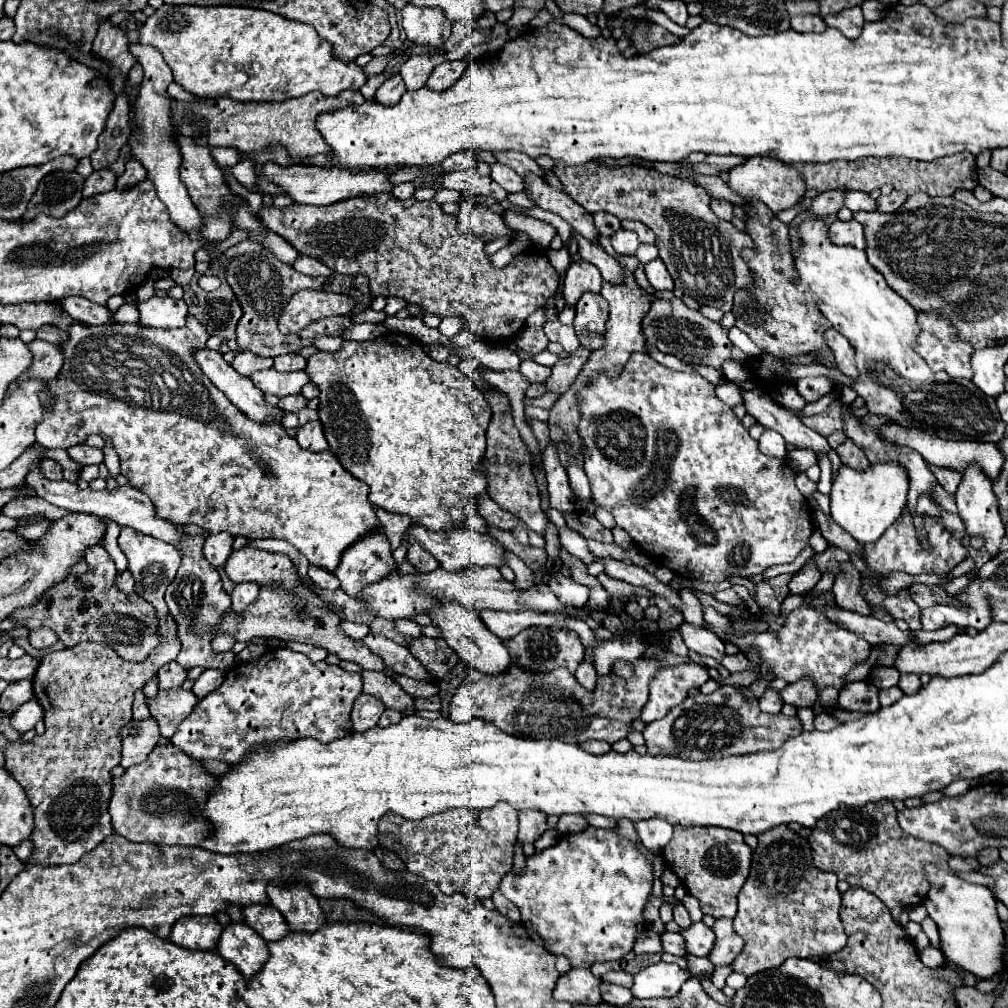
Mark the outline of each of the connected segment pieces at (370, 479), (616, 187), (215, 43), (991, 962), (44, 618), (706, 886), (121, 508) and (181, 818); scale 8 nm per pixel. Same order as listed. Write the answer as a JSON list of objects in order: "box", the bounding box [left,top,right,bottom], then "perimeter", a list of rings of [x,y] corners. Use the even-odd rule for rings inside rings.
[{"box":[307,333,491,531],"perimeter":[[[387,333],[373,341],[345,341],[343,347],[335,353],[319,351],[317,355],[313,355],[307,361],[307,373],[309,373],[311,381],[317,383],[317,387],[321,389],[319,417],[321,417],[321,423],[325,429],[325,437],[329,441],[329,449],[351,475],[355,475],[357,479],[361,479],[363,483],[369,485],[369,501],[373,505],[377,505],[385,511],[391,511],[391,513],[409,515],[413,519],[413,523],[421,523],[423,527],[427,527],[431,531],[465,529],[467,517],[475,511],[475,505],[473,505],[475,495],[483,495],[487,491],[487,475],[481,471],[481,467],[483,467],[483,457],[487,451],[485,431],[487,431],[487,425],[491,419],[491,407],[489,407],[487,399],[483,397],[483,393],[457,367],[451,367],[447,363],[437,363],[409,335]]]},{"box":[553,161,753,313],"perimeter":[[[555,161],[553,173],[561,181],[563,191],[587,213],[605,211],[617,219],[635,219],[647,225],[655,233],[659,257],[671,273],[675,287],[697,303],[713,305],[727,313],[733,307],[733,295],[739,289],[753,287],[753,275],[741,259],[741,251],[753,247],[753,239],[737,231],[729,221],[713,215],[709,207],[711,197],[703,187],[653,169],[631,165],[619,167],[599,161],[581,163],[577,167]]]},{"box":[139,5,367,101],"perimeter":[[[161,5],[141,27],[139,43],[161,51],[171,67],[175,81],[197,97],[231,97],[233,101],[285,101],[303,97],[311,91],[339,95],[345,89],[357,91],[367,77],[355,63],[337,61],[327,41],[321,41],[311,25],[289,21],[277,13],[251,7],[193,7]]]},{"box":[925,863,1005,979],"perimeter":[[[931,863],[925,865],[925,875],[929,879],[929,893],[927,893],[927,901],[925,901],[925,907],[927,907],[927,913],[929,917],[937,923],[939,927],[939,935],[941,935],[941,951],[943,955],[957,963],[961,969],[977,975],[979,979],[989,979],[991,975],[999,973],[1003,969],[1003,963],[1001,963],[1001,957],[1003,957],[1003,945],[1005,945],[1005,933],[1001,929],[1001,923],[999,923],[999,917],[997,917],[997,911],[995,911],[995,895],[991,893],[989,887],[983,887],[983,885],[973,885],[949,871],[941,871],[939,867],[933,867]]]},{"box":[9,545,161,661],"perimeter":[[[97,545],[89,549],[93,549],[93,557],[89,557],[87,573],[67,575],[61,583],[49,587],[33,607],[13,611],[9,619],[31,631],[41,627],[53,629],[65,647],[75,647],[81,641],[95,641],[113,647],[125,661],[143,661],[161,641],[161,635],[157,635],[159,619],[151,603],[139,595],[125,595],[115,587],[113,579],[117,569],[105,547]]]},{"box":[663,827,751,919],"perimeter":[[[675,827],[673,841],[663,849],[663,857],[685,881],[689,893],[699,899],[703,913],[713,915],[715,919],[735,917],[737,895],[749,875],[751,865],[751,847],[747,847],[739,831],[721,827]]]},{"box":[25,463,183,545],"perimeter":[[[33,463],[33,471],[29,471],[29,475],[25,477],[25,483],[35,489],[37,497],[57,505],[57,507],[63,507],[67,511],[79,511],[79,513],[93,513],[97,517],[109,517],[113,521],[117,521],[121,527],[131,527],[135,531],[141,531],[145,535],[153,535],[165,543],[171,543],[171,545],[177,545],[179,537],[183,535],[181,529],[177,529],[171,521],[165,521],[165,519],[157,519],[155,517],[155,511],[153,511],[153,503],[149,501],[147,495],[143,495],[141,491],[137,491],[135,487],[131,485],[125,485],[125,487],[117,487],[115,491],[93,491],[93,489],[77,489],[75,483],[67,483],[67,481],[51,481],[51,479],[45,479],[45,475],[41,475],[41,463]]]},{"box":[109,743,217,845],"perimeter":[[[173,743],[157,745],[149,753],[149,759],[145,763],[135,765],[129,771],[125,771],[123,777],[113,779],[113,797],[109,803],[113,829],[121,837],[139,843],[149,841],[157,845],[201,845],[205,839],[213,835],[213,825],[201,815],[201,811],[215,787],[217,787],[217,777],[211,775],[201,761],[181,753],[177,747],[173,747]]]}]

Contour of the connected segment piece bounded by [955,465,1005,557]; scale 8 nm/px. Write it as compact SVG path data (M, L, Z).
M971 465L965 473L963 473L963 481L959 483L957 489L957 509L959 509L959 517L963 519L965 531L969 537L981 537L985 541L985 551L993 557L999 553L1001 549L1001 541L1005 537L1005 525L1001 521L999 515L999 507L997 507L997 499L991 491L991 481L985 477L985 473L981 471L981 467Z

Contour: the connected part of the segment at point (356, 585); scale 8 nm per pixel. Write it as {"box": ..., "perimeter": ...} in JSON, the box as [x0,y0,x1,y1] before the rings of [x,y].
{"box":[335,529,395,597],"perimeter":[[[373,529],[363,535],[359,543],[353,543],[343,551],[335,575],[341,581],[341,589],[347,595],[357,597],[365,585],[381,581],[395,569],[395,559],[385,533],[381,529]]]}

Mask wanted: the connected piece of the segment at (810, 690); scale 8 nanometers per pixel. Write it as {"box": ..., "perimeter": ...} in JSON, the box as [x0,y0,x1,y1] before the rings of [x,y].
{"box":[779,679,817,707],"perimeter":[[[803,679],[797,685],[787,685],[785,689],[779,691],[783,703],[789,703],[793,707],[813,707],[813,703],[817,701],[817,689],[813,687],[811,679]]]}

